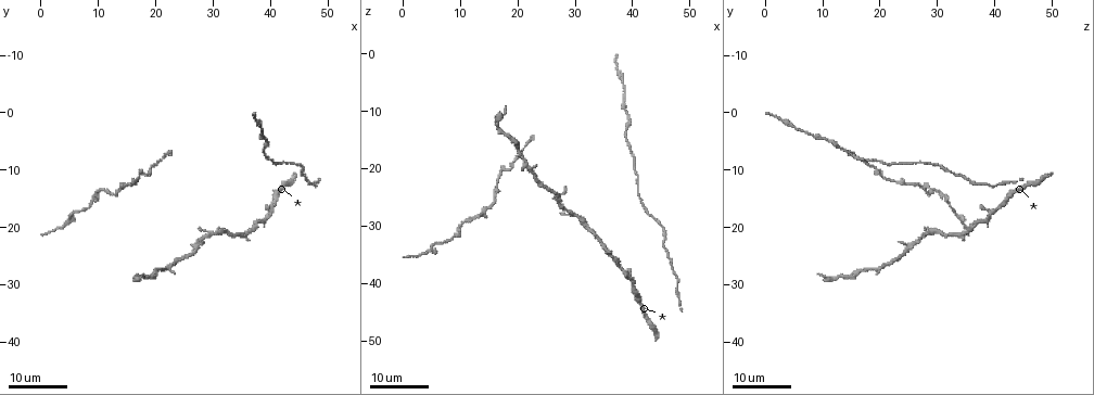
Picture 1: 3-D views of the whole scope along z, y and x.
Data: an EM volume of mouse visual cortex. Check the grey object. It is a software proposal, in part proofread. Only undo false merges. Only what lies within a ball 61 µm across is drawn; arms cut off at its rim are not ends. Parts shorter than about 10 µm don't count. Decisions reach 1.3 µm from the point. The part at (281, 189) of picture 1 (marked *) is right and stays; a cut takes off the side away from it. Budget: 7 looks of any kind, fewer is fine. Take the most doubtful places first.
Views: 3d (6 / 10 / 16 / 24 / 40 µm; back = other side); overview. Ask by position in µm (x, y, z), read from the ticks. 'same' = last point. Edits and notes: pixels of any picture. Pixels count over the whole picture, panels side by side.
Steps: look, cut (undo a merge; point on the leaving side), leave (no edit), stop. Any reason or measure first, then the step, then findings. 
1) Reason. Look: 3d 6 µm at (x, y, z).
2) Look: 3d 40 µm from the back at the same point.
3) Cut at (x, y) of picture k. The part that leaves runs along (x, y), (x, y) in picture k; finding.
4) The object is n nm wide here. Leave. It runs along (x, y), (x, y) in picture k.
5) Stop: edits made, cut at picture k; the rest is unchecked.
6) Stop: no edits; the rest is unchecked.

Branch point. Look: 3d 24 µm at (29.5, 21.5, 28.0).

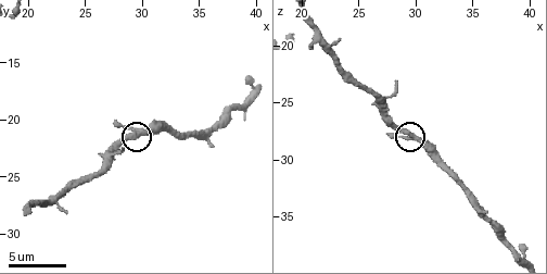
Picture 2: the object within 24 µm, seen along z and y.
Look: 3d 10 µm at the same point.

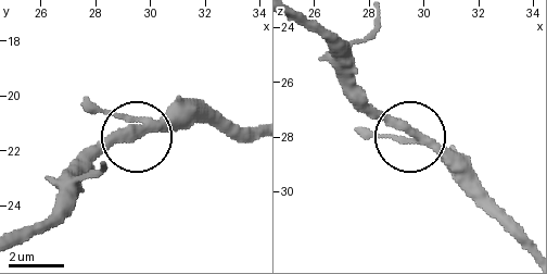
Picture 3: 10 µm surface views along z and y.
3 arms meet here. Leave. It runs along (528, 243), (436, 151), (388, 123), (355, 90) in picture 3; all the same neuron.

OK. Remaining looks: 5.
Narrows sharply. Look: 3d 24 µm at (18.0, 11.0, 20.0).

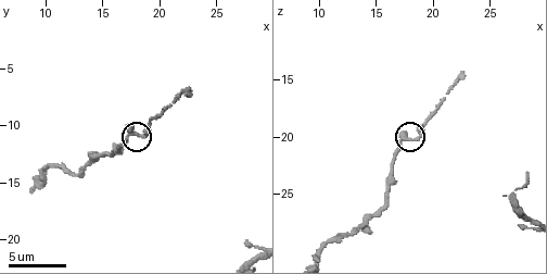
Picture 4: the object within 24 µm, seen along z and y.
Look: 3d 10 µm at (18.6, 10.8, 20.0).

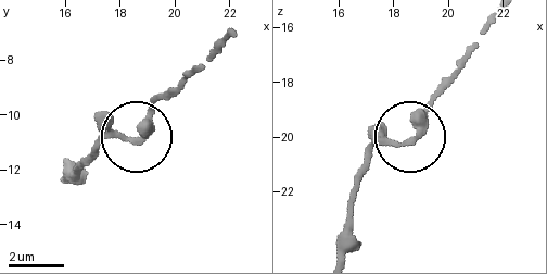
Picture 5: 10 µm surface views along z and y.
The object is 240 nm wide here. Leave. One neuron here.

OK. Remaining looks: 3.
Two arms at a narrow angle. Look: 3d 6 µm at (9.8, 13.8, 30.4).

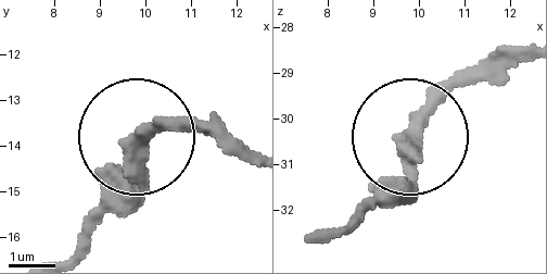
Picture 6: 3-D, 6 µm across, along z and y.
The object is 270 nm wide here. Leave. One neuron here.

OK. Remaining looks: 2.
Look: 3d 24 µm at (15.5, 12.5, 26.0).

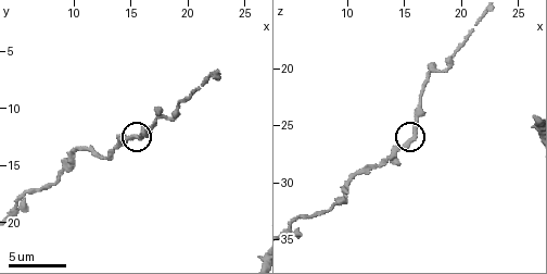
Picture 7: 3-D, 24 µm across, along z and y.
Look: 3d 6 µm at the same point.

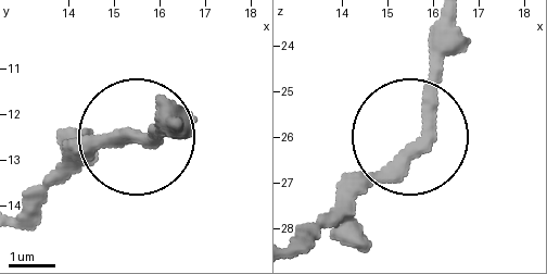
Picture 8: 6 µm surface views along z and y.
Leave. Continuous, no second neuron.

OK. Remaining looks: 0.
Stop: no edits; the rest is unchecked.

